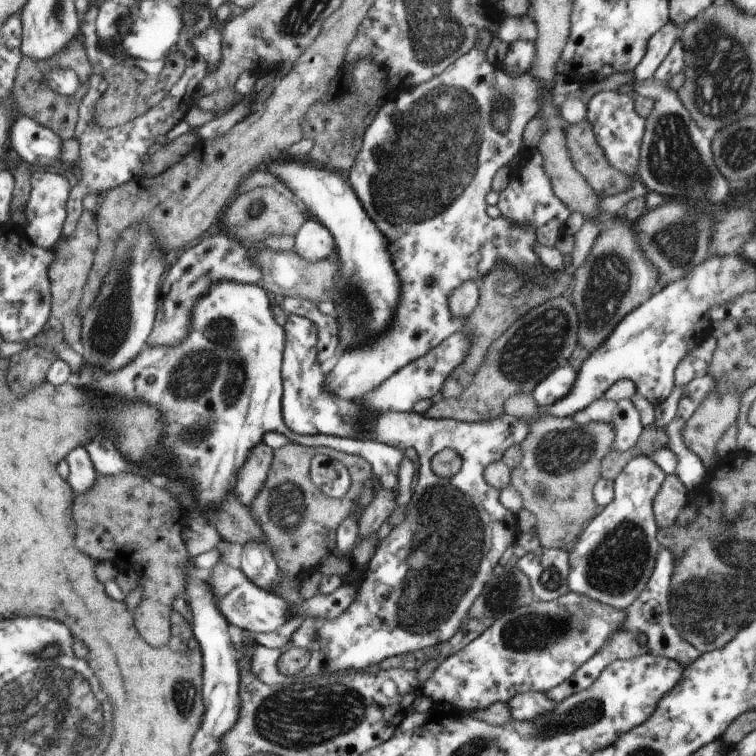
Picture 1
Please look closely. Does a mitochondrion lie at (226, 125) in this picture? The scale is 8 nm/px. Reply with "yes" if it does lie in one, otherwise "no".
no

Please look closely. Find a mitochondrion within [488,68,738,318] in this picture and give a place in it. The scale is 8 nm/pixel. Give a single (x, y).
(676, 161)

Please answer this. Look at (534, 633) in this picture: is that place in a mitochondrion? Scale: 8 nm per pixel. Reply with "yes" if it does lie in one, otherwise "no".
yes

